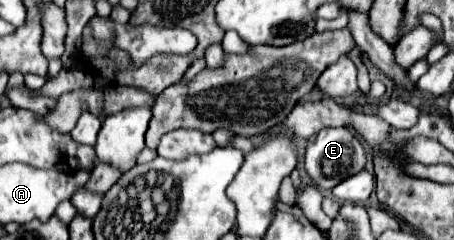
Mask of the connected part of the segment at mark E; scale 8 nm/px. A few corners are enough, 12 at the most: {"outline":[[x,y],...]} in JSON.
{"outline":[[345,127],[309,139],[305,171],[323,191],[359,173],[365,145]]}

